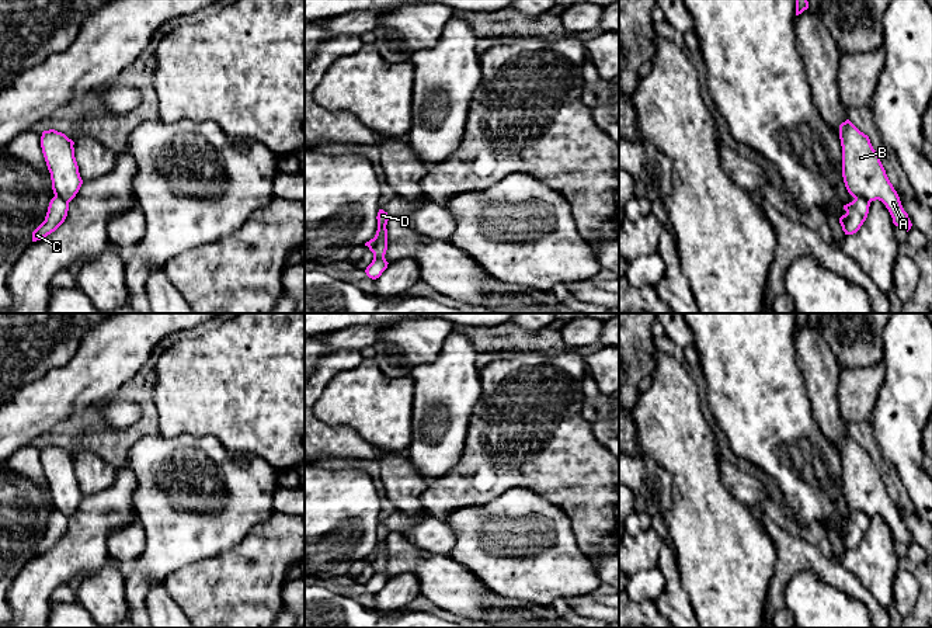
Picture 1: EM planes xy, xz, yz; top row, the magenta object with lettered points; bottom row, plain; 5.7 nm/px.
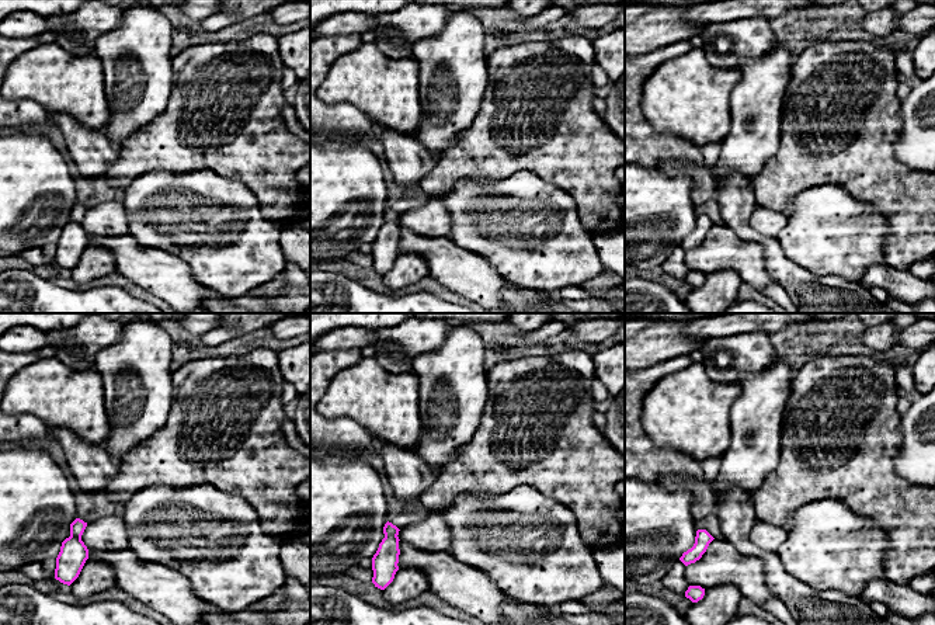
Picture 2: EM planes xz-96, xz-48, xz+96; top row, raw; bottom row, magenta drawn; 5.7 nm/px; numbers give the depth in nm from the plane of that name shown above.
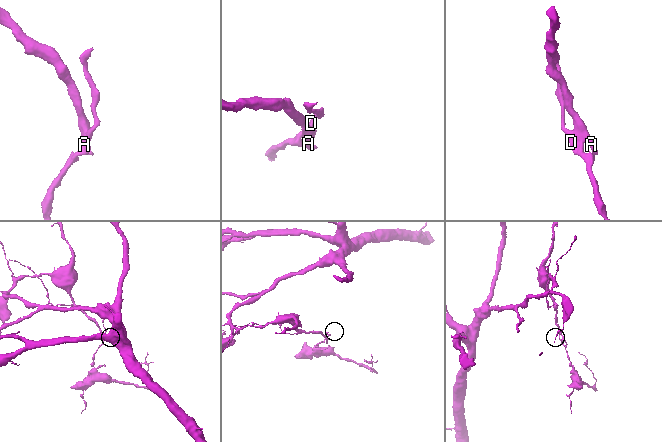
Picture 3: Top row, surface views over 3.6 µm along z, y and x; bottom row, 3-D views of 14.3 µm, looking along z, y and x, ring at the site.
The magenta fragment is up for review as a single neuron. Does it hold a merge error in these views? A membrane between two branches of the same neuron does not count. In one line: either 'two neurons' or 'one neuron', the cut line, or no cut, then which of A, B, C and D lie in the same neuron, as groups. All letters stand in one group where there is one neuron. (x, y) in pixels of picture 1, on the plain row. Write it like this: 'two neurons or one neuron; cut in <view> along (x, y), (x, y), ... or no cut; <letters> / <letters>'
two neurons; cut in yz along (855, 513), (863, 513), (869, 517); A B / C D

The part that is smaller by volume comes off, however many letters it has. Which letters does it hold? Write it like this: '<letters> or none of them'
C, D

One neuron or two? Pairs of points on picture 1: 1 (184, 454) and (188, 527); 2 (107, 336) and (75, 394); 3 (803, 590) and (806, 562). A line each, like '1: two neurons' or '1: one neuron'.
1: one neuron
2: one neuron
3: two neurons

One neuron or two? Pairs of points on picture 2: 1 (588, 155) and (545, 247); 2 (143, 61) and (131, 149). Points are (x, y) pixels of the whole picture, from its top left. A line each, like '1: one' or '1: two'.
1: two
2: two

